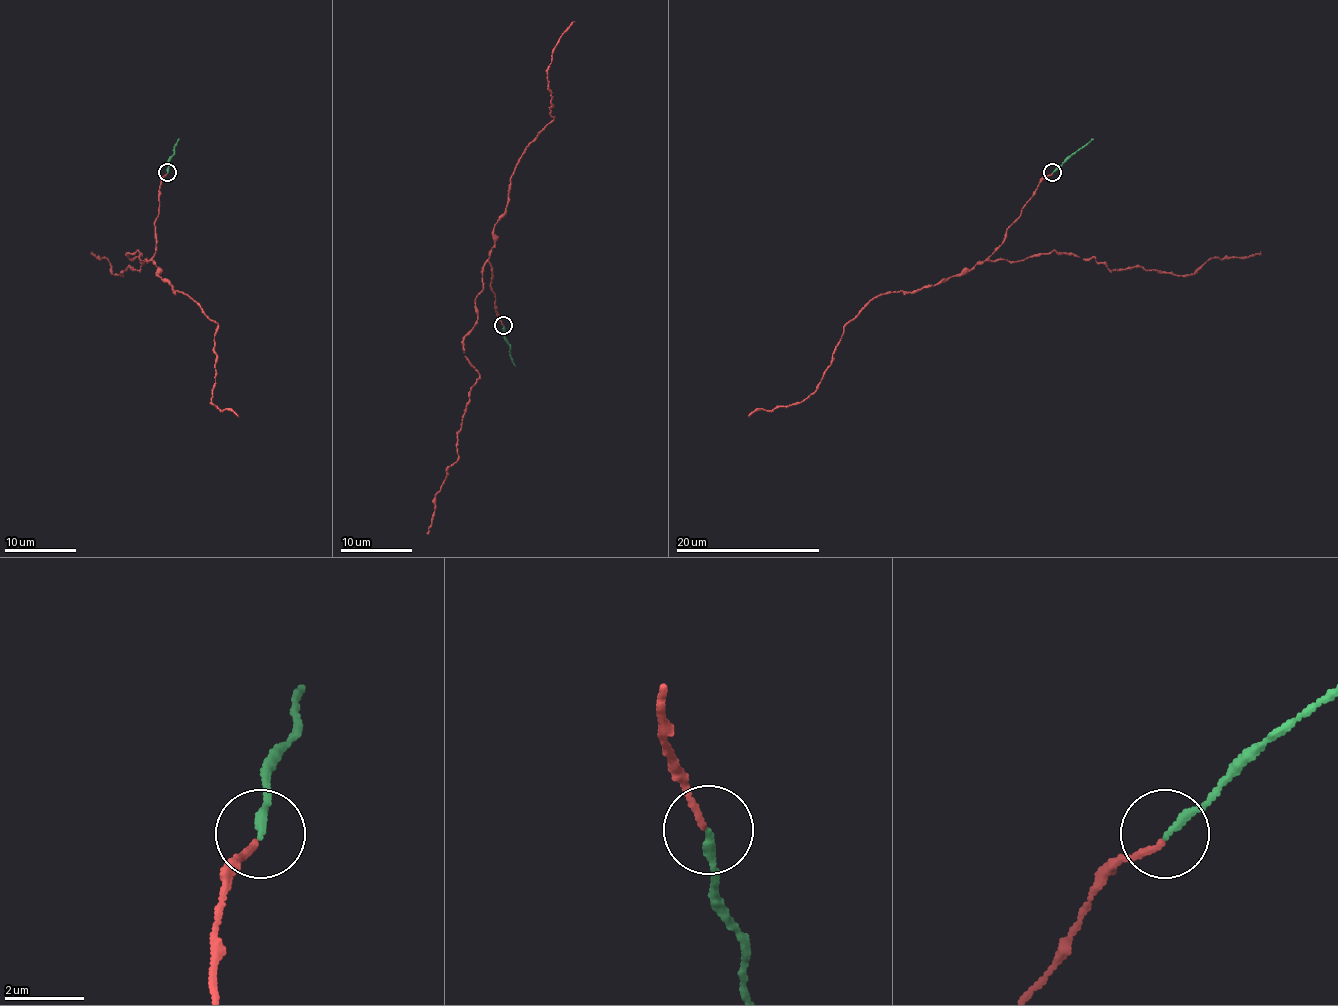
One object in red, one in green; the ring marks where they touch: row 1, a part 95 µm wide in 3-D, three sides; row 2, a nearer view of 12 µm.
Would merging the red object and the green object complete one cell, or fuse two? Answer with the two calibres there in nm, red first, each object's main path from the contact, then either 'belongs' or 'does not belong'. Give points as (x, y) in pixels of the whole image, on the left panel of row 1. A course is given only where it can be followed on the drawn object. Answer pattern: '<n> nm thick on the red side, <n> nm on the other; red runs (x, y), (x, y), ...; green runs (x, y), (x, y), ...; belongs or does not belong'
140 nm thick on the red side, 200 nm on the other; red runs (167, 173), (160, 184), (152, 262), (174, 292), (188, 296), (217, 325), (212, 402), (239, 417); green runs (167, 172), (179, 139); belongs

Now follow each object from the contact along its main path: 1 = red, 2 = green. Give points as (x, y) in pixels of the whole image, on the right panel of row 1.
1: (1053, 173), (982, 262), (939, 283), (876, 296), (845, 325), (831, 364), (806, 399), (748, 417)
2: (1053, 172), (1092, 139)

